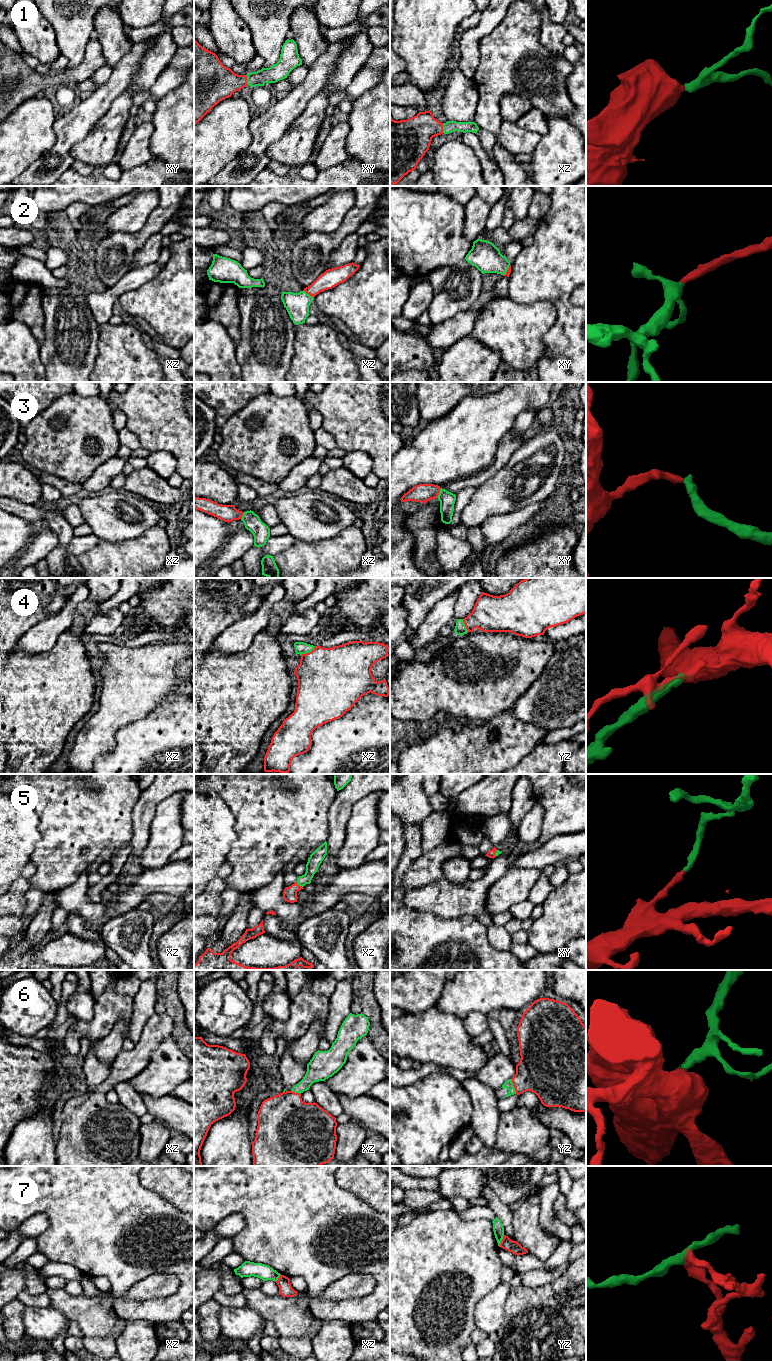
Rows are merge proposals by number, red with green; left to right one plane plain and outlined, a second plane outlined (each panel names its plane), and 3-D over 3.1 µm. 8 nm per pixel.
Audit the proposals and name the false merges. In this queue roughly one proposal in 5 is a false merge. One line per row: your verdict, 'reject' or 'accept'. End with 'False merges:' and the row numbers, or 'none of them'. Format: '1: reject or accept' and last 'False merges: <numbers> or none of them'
1: accept
2: accept
3: accept
4: accept
5: accept
6: accept
7: reject
False merges: 7

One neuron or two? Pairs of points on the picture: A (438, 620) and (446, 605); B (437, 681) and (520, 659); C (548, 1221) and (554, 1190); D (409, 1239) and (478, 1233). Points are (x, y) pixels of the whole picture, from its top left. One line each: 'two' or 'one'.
A: one
B: one
C: one
D: one

